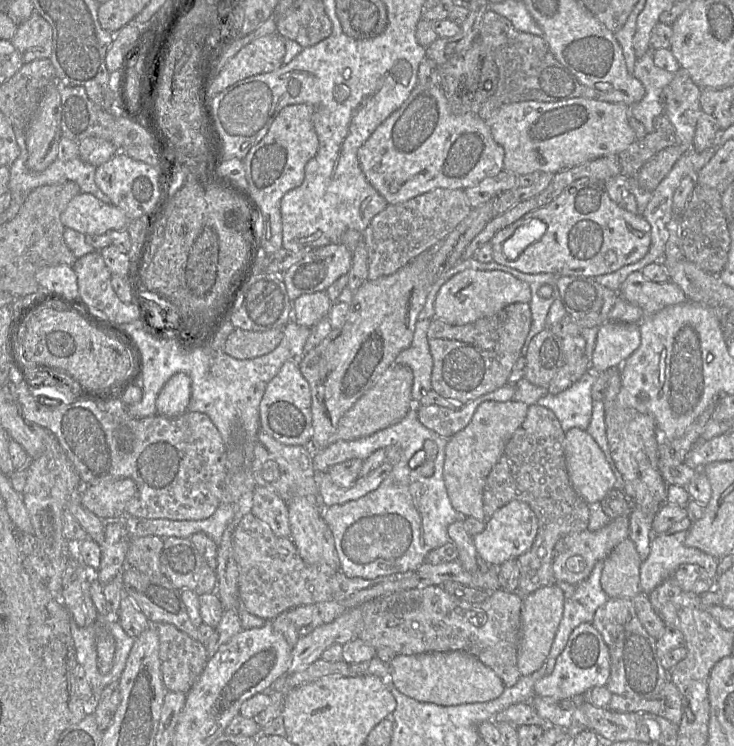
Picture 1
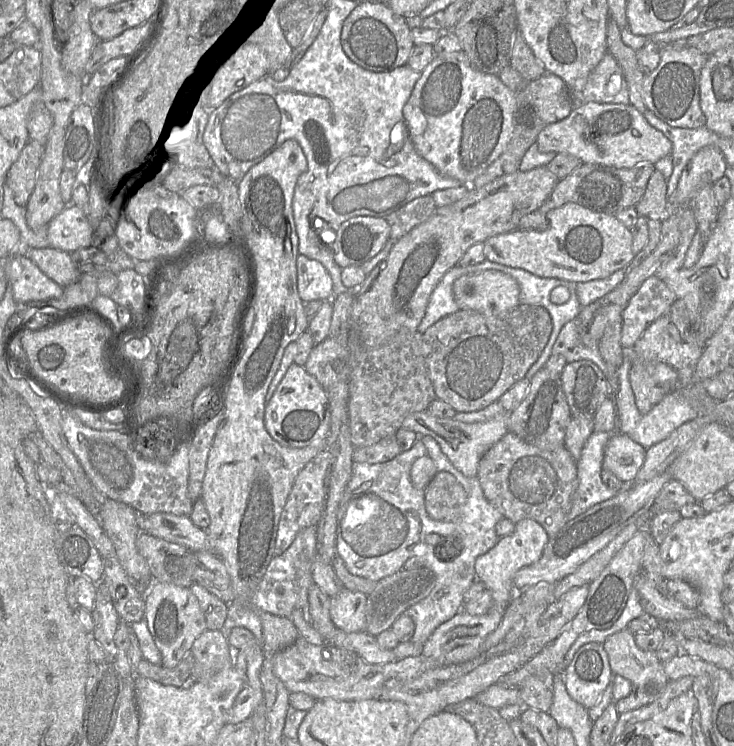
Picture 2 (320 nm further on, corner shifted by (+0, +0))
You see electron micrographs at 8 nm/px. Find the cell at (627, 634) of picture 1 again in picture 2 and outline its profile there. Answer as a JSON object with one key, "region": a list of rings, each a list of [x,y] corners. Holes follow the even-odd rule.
{"region":[[[628,628],[607,637],[603,642],[603,647],[607,652],[613,675],[623,676],[631,683],[629,695],[615,701],[619,714],[650,704],[661,696],[670,679],[656,651],[641,649],[635,642],[634,633]]]}

